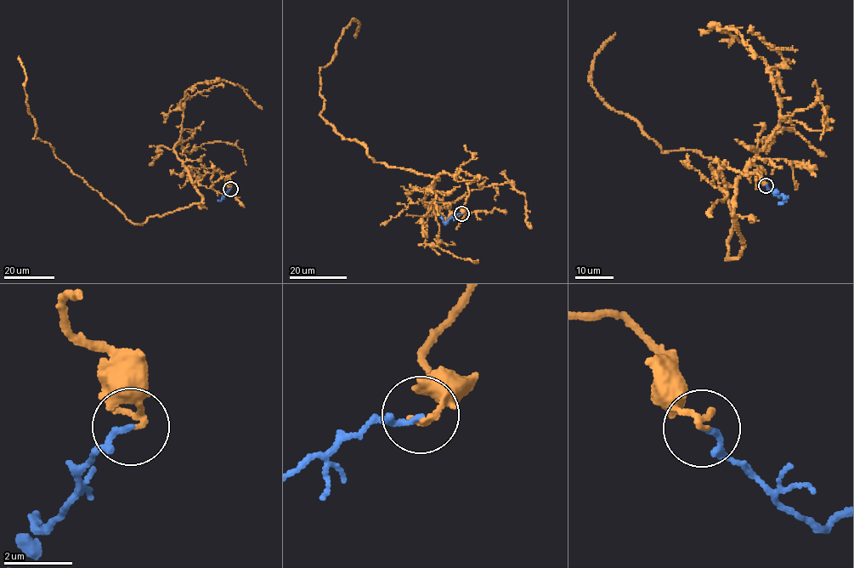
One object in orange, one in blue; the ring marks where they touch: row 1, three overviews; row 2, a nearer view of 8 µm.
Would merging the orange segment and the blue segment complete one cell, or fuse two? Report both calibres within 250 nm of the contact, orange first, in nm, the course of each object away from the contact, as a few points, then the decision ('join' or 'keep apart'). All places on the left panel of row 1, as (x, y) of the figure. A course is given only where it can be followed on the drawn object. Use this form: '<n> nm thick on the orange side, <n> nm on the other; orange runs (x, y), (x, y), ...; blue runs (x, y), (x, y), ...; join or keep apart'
110 nm thick on the orange side, 160 nm on the other; orange runs (230, 189), (218, 172), (207, 173), (194, 184), (200, 202), (134, 224), (50, 144), (33, 139), (18, 56); blue runs (229, 189), (217, 201); keep apart

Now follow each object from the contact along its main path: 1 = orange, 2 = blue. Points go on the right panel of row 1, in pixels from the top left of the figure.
1: (766, 185), (721, 169), (744, 245), (730, 259), (716, 162), (664, 152), (591, 82), (615, 33)
2: (766, 185), (777, 195), (783, 196), (783, 201), (779, 203)

